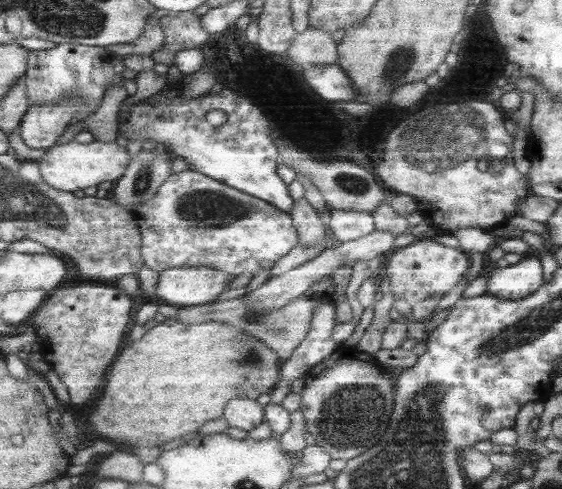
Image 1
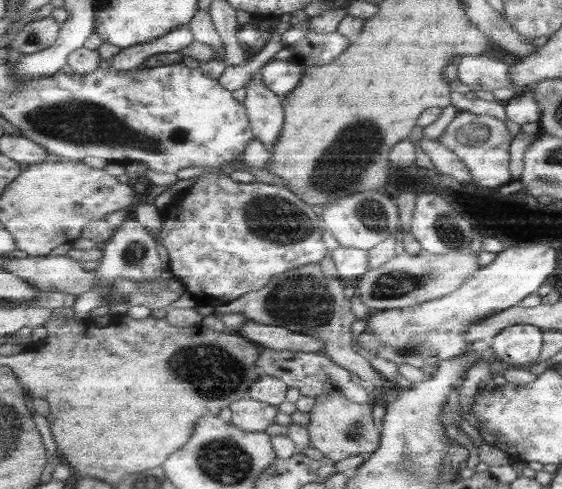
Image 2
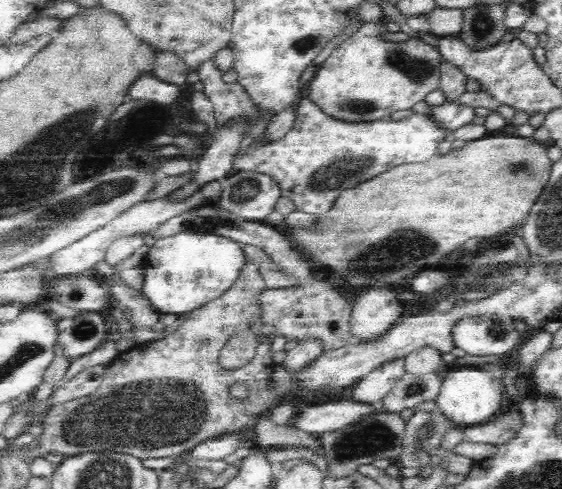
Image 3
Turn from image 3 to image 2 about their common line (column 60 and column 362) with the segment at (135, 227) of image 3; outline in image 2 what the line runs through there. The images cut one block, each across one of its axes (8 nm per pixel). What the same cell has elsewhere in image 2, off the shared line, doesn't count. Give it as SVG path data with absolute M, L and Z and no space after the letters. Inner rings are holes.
M337 246L329 252L335 266L337 279L356 279L368 269L368 254L366 250Z

